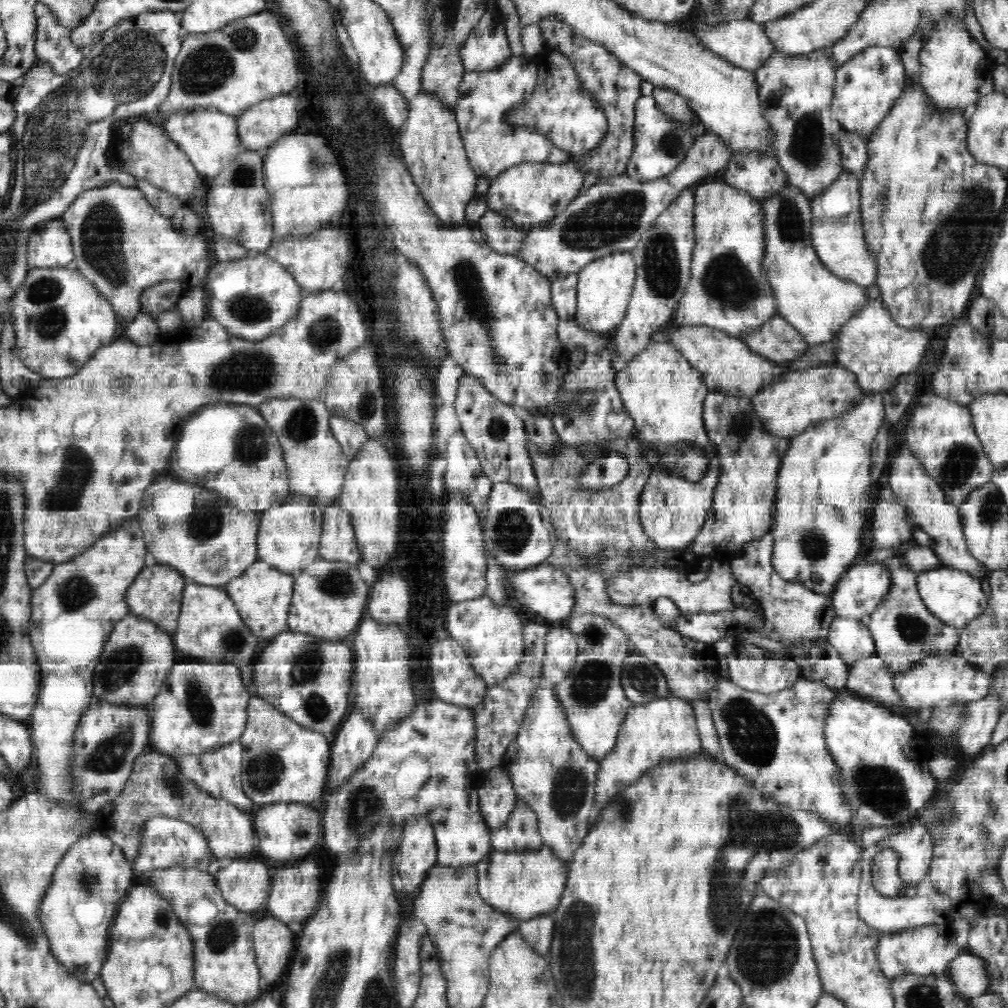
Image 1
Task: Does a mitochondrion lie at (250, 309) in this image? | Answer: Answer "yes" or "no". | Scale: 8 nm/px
yes

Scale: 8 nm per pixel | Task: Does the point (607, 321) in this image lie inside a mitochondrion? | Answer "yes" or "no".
no

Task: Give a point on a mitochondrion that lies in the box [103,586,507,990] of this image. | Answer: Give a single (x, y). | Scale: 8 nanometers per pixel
(307, 663)

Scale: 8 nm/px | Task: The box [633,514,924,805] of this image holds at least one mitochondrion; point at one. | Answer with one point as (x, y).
(752, 733)

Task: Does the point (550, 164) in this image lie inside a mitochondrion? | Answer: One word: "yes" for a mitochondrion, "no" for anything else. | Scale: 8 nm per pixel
no

